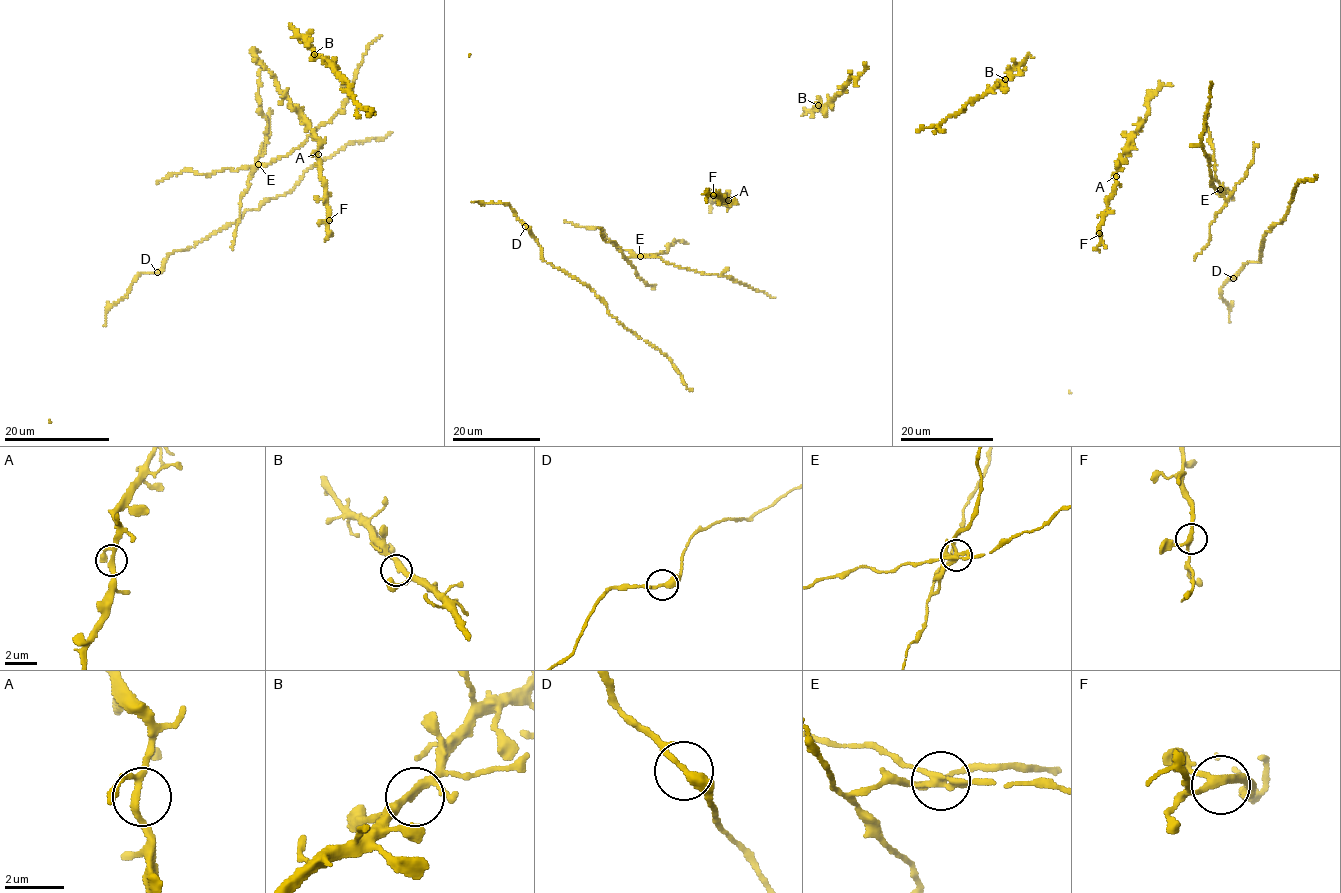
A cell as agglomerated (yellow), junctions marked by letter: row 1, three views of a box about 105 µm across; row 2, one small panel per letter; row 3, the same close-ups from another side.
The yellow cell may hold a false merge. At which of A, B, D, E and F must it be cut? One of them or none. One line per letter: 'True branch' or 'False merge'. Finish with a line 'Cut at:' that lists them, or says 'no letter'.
A: True branch
B: True branch
D: True branch
E: False merge
F: True branch
Cut at: E

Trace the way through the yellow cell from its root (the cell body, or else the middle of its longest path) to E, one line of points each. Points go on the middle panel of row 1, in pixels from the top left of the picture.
E: (663, 252), (640, 256)

